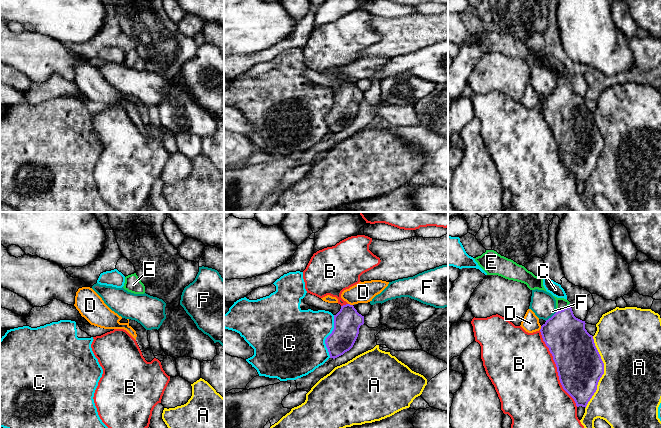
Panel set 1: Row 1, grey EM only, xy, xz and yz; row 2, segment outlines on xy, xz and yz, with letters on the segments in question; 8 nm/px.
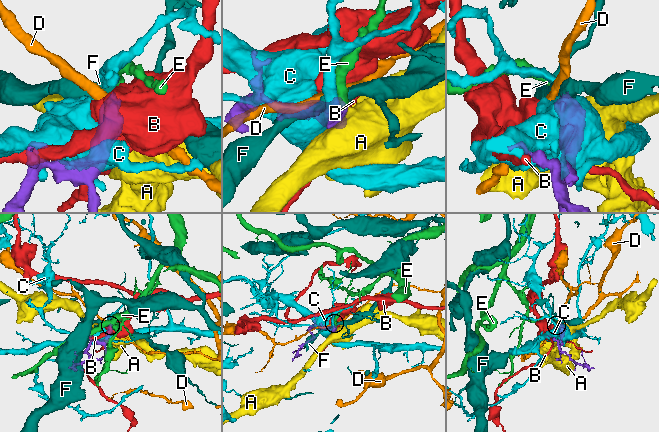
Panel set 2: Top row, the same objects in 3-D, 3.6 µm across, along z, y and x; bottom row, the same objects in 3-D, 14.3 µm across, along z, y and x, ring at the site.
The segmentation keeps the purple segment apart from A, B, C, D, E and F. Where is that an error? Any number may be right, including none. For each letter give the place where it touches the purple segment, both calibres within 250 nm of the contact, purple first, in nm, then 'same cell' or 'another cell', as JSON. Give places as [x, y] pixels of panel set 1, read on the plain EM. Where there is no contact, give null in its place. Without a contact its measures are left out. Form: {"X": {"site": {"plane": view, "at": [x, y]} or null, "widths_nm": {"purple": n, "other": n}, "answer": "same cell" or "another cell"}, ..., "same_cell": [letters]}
{"A": {"site": {"plane": "yz", "at": [603, 148]}, "widths_nm": {"purple": 360, "other": 480}, "answer": "another cell"}, "B": {"site": {"plane": "yz", "at": [557, 144]}, "widths_nm": {"purple": 360, "other": 480}, "answer": "another cell"}, "C": {"site": {"plane": "xz", "at": [328, 112]}, "widths_nm": {"purple": 220, "other": 460}, "answer": "another cell"}, "D": {"site": {"plane": "xz", "at": [349, 80]}, "widths_nm": {"purple": 220, "other": 170}, "answer": "another cell"}, "E": {"site": {"plane": "yz", "at": [564, 84]}, "widths_nm": {"purple": 340, "other": 90}, "answer": "same cell"}, "F": {"site": {"plane": "yz", "at": [551, 93]}, "widths_nm": {"purple": 340, "other": 200}, "answer": "another cell"}, "same_cell": ["E"]}

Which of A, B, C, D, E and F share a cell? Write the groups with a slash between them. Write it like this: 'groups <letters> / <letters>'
groups A / B / C / D / E / F

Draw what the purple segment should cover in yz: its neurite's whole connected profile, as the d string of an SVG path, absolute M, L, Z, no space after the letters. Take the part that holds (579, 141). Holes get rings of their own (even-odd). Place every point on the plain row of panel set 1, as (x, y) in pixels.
M553 73L556 76L557 88L546 96L541 102L540 108L553 132L563 165L574 175L577 183L586 184L604 150L604 139L595 122L593 112L585 105L585 97L574 92L568 76Z

